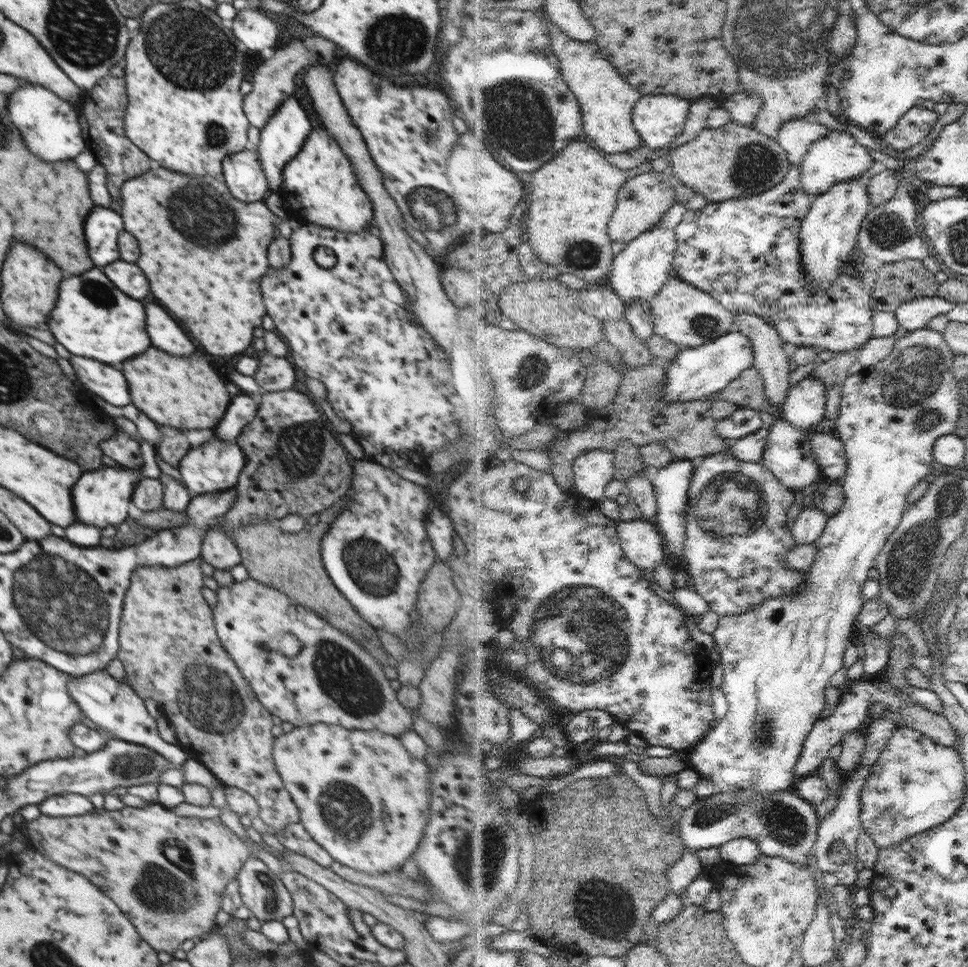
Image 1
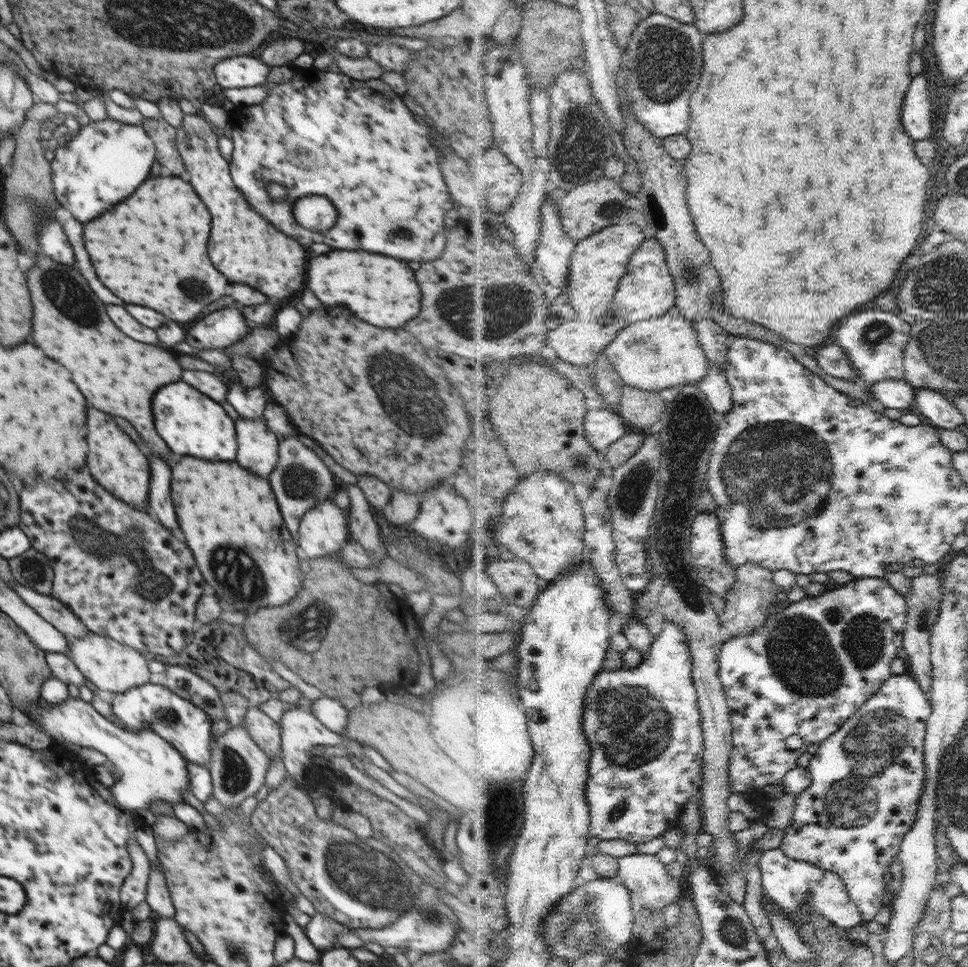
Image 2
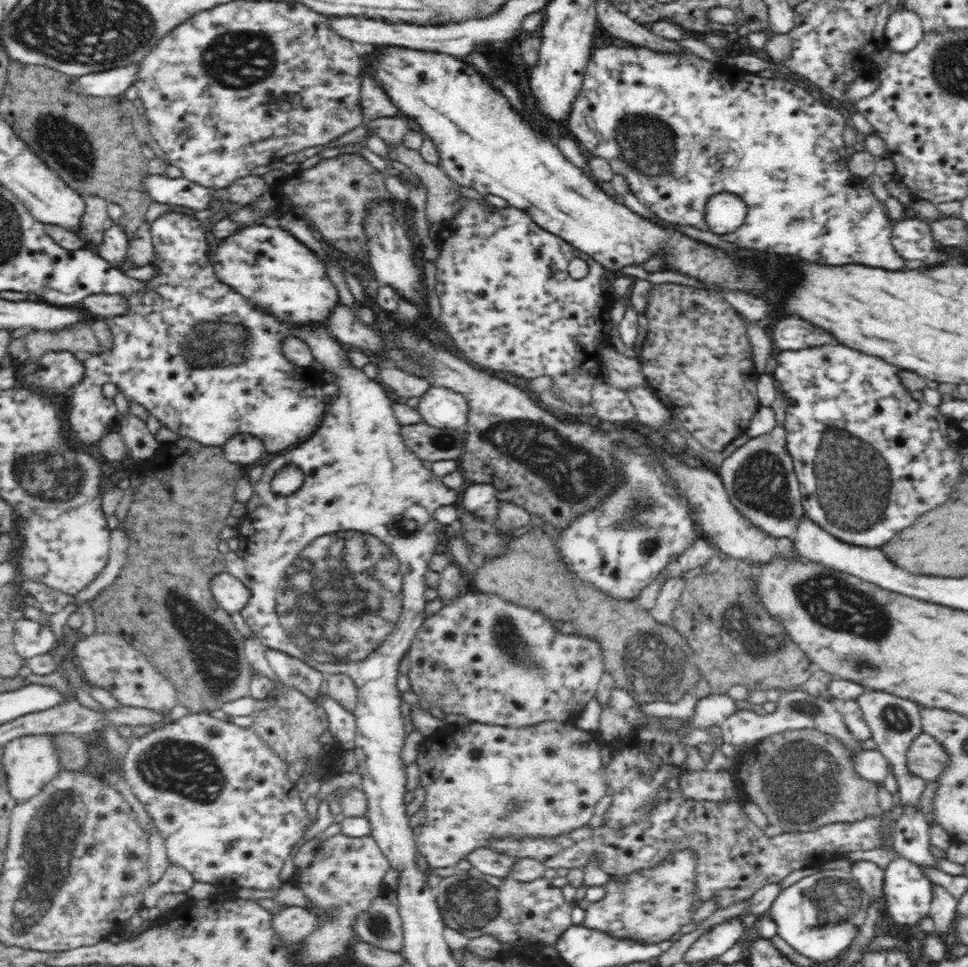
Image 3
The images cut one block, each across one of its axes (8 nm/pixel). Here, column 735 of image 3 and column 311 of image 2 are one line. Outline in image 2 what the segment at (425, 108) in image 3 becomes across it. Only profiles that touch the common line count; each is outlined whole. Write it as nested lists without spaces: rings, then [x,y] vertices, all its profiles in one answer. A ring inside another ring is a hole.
[[[332,250],[328,254],[312,258],[308,266],[306,284],[320,302],[332,306],[346,306],[354,316],[374,326],[404,327],[421,309],[421,290],[418,288],[418,282],[414,280],[412,268],[402,260],[388,258],[382,254],[368,254],[364,250]]]

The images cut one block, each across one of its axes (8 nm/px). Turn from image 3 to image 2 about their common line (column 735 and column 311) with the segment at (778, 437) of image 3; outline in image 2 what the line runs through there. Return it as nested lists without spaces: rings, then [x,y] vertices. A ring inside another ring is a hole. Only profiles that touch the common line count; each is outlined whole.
[[[297,435],[286,436],[279,441],[279,460],[268,475],[268,482],[275,494],[286,528],[298,539],[302,515],[314,507],[317,501],[332,499],[341,482],[312,449],[304,446]]]

